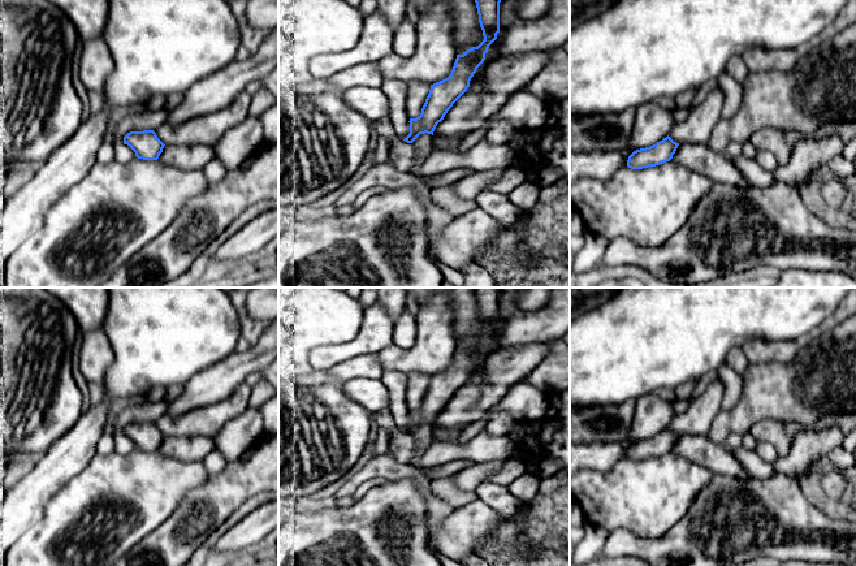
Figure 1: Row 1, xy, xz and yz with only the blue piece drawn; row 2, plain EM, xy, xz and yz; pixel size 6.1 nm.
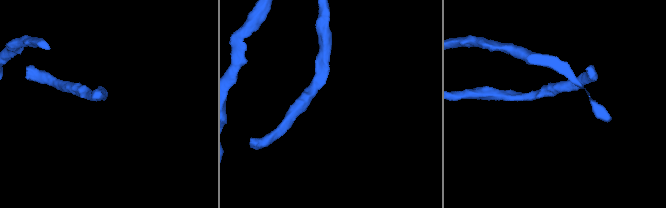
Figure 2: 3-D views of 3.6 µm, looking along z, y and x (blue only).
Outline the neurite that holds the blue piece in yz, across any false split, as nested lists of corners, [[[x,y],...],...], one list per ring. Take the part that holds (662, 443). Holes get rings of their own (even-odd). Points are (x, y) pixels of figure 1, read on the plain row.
[[[669,427],[656,436],[634,442],[627,451],[631,461],[656,458],[673,451],[713,474],[739,479],[752,478],[725,444],[716,444],[708,436],[676,435]]]

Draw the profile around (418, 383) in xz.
[[[421,372],[407,373],[407,385],[406,385],[406,405],[408,410],[416,410],[421,405],[421,399],[425,394],[425,390],[429,385],[431,376]]]

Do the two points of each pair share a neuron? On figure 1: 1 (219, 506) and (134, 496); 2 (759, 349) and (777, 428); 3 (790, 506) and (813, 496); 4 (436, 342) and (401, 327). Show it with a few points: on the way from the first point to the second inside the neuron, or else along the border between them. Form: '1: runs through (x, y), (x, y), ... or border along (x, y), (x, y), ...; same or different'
1: border along (204, 482), (193, 487), (161, 525); different
2: border along (790, 428), (772, 419), (761, 419), (748, 432); different
3: border along (798, 484), (805, 497), (831, 518); different
4: border along (416, 319), (416, 341), (410, 348), (400, 349); different

